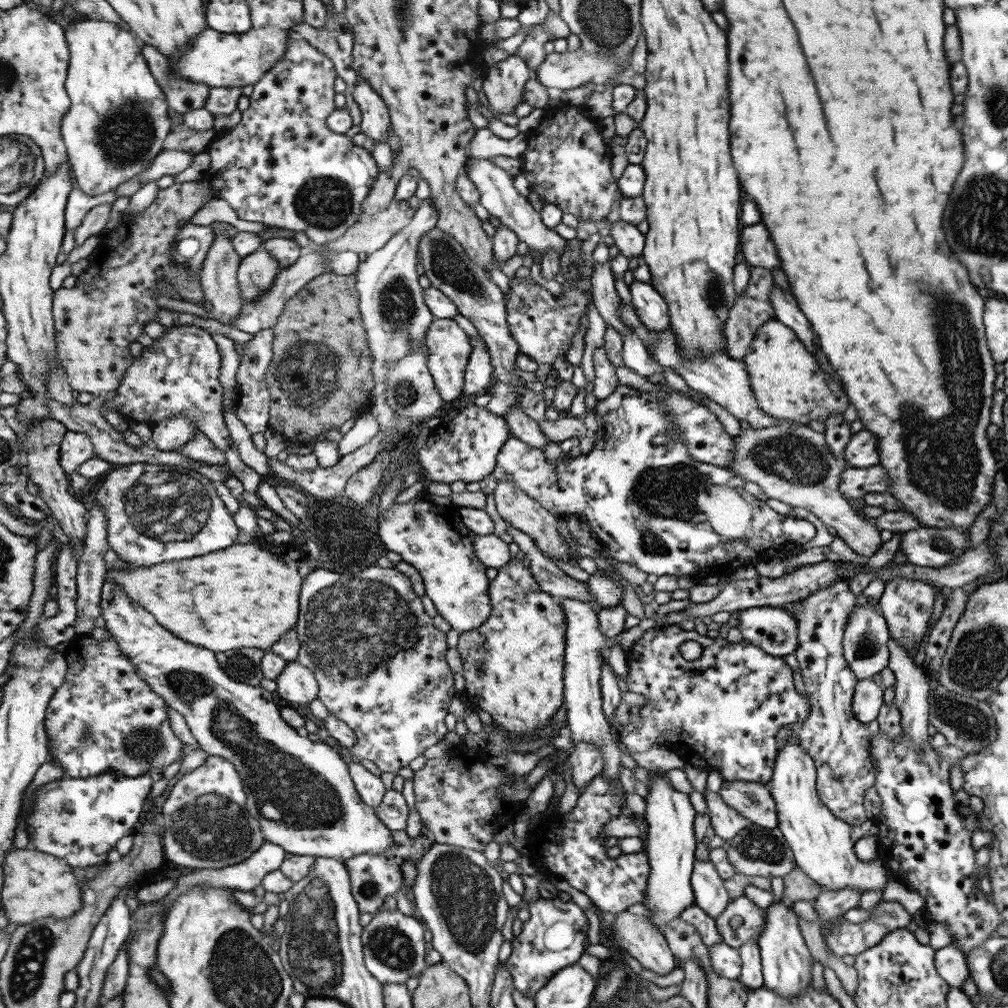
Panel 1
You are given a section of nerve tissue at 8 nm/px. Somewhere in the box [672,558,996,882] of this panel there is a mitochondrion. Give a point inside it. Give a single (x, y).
(970, 720)

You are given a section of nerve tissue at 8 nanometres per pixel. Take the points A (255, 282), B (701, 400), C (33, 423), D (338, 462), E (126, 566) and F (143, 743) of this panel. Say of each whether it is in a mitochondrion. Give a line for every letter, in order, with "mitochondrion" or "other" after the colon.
A: mitochondrion
B: other
C: other
D: other
E: other
F: mitochondrion

